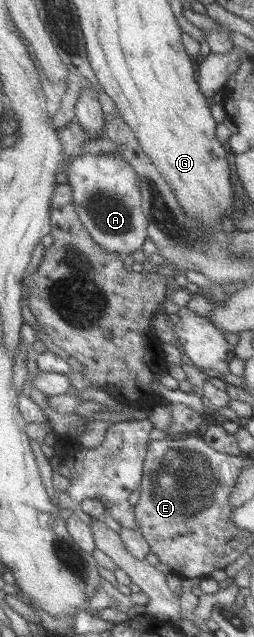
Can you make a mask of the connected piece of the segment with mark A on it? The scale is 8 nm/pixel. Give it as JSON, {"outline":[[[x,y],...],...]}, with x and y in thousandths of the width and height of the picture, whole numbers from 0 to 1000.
{"outline":[[[319,240],[272,251],[260,273],[295,338],[358,377],[421,396],[480,403],[551,391],[579,372],[579,355],[551,330],[551,303],[524,262],[453,240],[378,245]]]}

